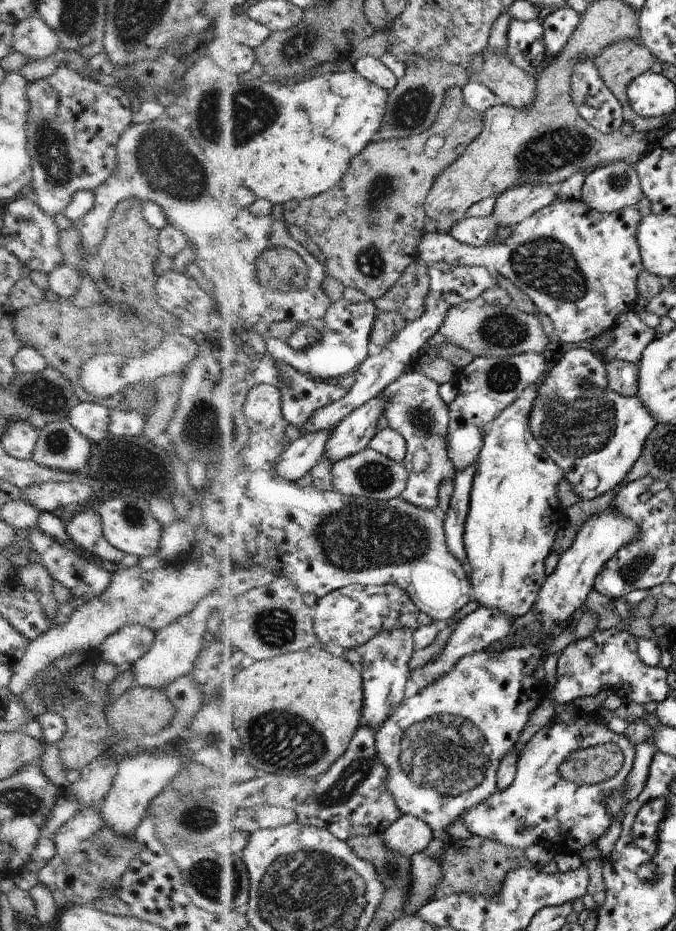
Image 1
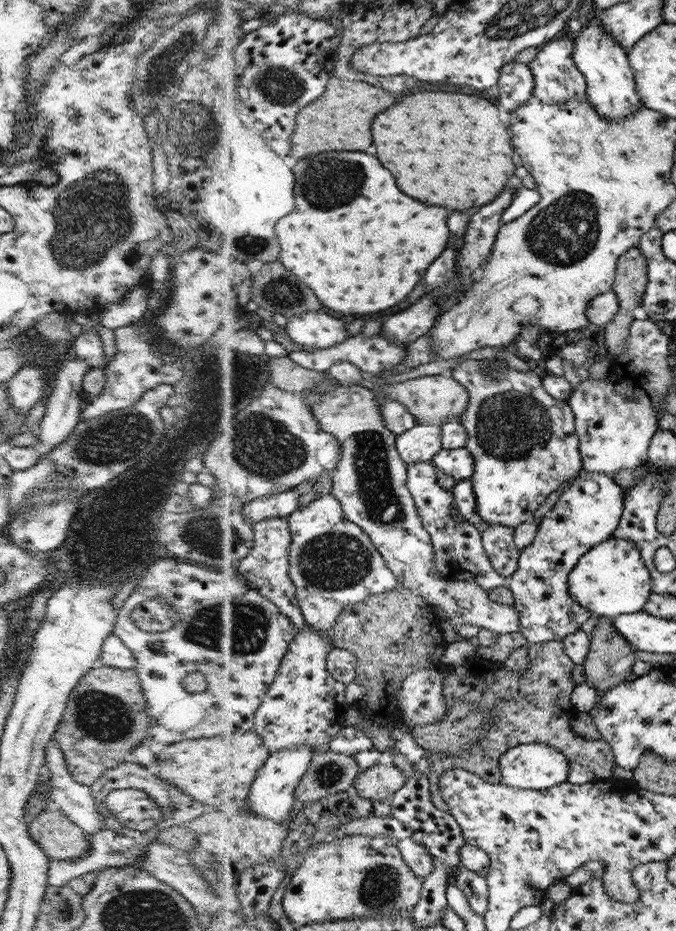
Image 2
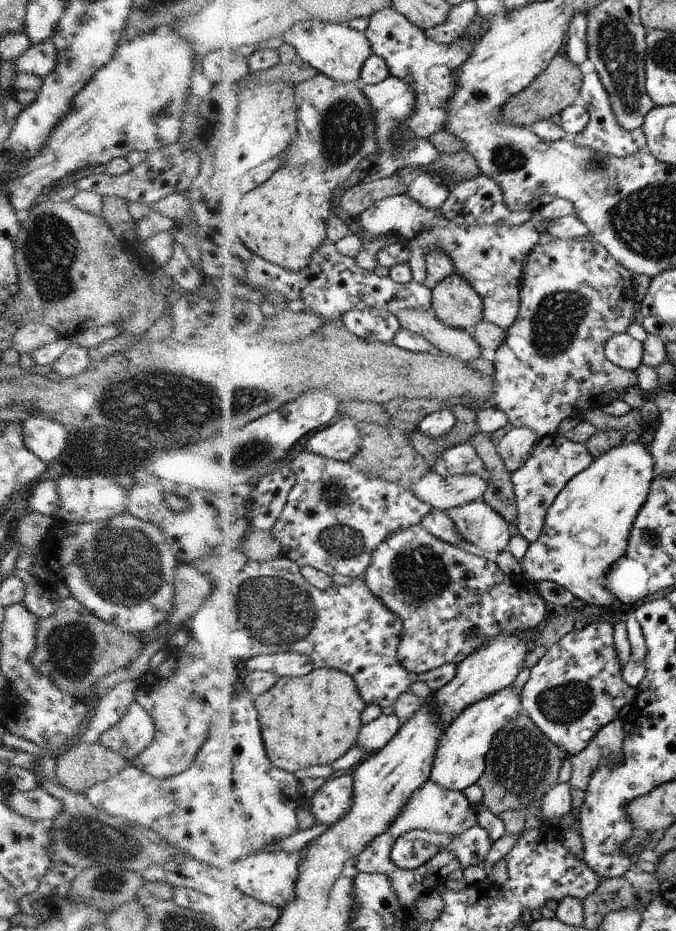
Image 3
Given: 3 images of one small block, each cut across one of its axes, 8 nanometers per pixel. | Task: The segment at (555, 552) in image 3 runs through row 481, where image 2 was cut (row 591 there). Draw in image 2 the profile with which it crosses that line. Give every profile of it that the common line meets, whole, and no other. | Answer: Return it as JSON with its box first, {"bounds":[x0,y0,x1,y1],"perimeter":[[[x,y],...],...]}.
{"bounds":[569,536,652,619],"perimeter":[[[614,536],[590,549],[569,575],[569,593],[578,605],[600,618],[613,619],[638,612],[644,608],[652,592],[652,576],[636,541]]]}

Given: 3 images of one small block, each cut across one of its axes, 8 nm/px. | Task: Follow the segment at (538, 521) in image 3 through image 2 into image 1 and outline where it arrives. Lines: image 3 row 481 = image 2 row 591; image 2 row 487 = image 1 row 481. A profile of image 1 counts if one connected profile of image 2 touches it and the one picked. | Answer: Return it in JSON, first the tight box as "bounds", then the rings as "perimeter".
{"bounds":[530,345,657,500],"perimeter":[[[582,345],[568,350],[562,356],[556,356],[544,379],[538,384],[537,400],[533,406],[532,419],[530,420],[530,428],[533,429],[533,435],[537,437],[542,448],[545,448],[545,451],[549,453],[550,458],[561,465],[562,472],[566,472],[566,481],[573,486],[575,494],[581,500],[592,500],[592,498],[596,498],[606,492],[612,492],[621,482],[624,482],[626,475],[632,470],[633,464],[640,458],[645,448],[645,443],[656,426],[657,420],[654,418],[653,413],[649,411],[649,408],[646,408],[645,404],[642,404],[641,400],[638,400],[637,396],[622,396],[609,387],[604,360],[598,358],[596,352],[590,347],[583,348]]]}

